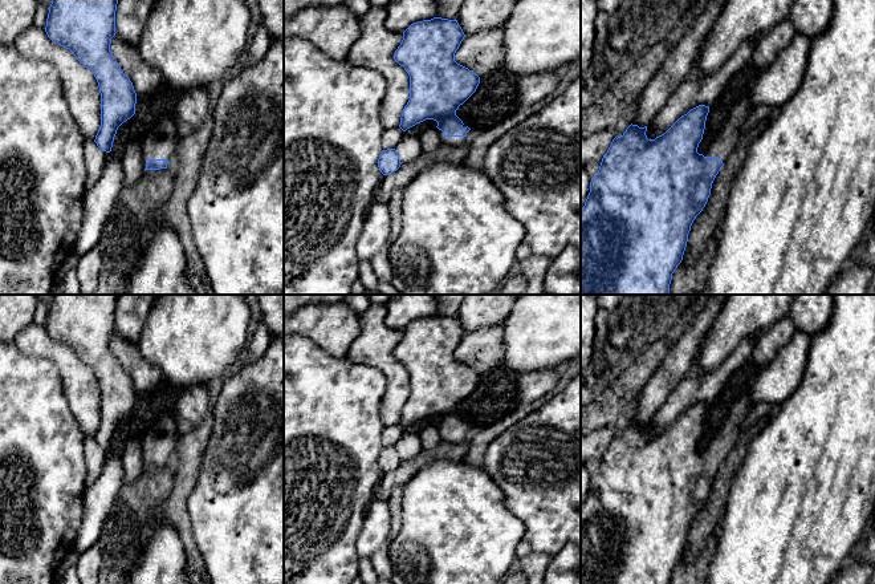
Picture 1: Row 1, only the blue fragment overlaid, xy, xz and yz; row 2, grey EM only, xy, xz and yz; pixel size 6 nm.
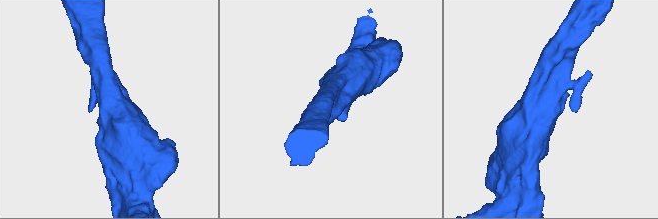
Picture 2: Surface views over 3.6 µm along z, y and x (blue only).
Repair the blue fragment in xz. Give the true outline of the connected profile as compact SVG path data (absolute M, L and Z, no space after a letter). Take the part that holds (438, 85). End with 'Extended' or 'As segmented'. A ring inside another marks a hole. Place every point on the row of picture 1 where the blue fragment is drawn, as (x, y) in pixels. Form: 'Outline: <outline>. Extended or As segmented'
Outline: M441 17L414 23L403 32L403 40L394 53L394 60L410 76L410 100L399 125L403 131L426 119L434 119L438 122L441 143L468 145L467 133L471 129L456 115L456 110L476 92L480 77L455 61L455 53L464 37L457 20Z. Extended

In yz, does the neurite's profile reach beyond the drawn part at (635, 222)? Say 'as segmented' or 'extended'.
extended

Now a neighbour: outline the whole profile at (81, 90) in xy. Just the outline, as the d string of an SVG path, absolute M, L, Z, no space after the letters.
M34 25L16 38L15 48L24 57L46 61L57 69L66 104L84 139L95 139L101 126L101 93L93 72L69 49L53 42L45 29Z

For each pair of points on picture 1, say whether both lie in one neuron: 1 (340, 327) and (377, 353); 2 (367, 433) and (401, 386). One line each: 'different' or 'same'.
1: different
2: different

